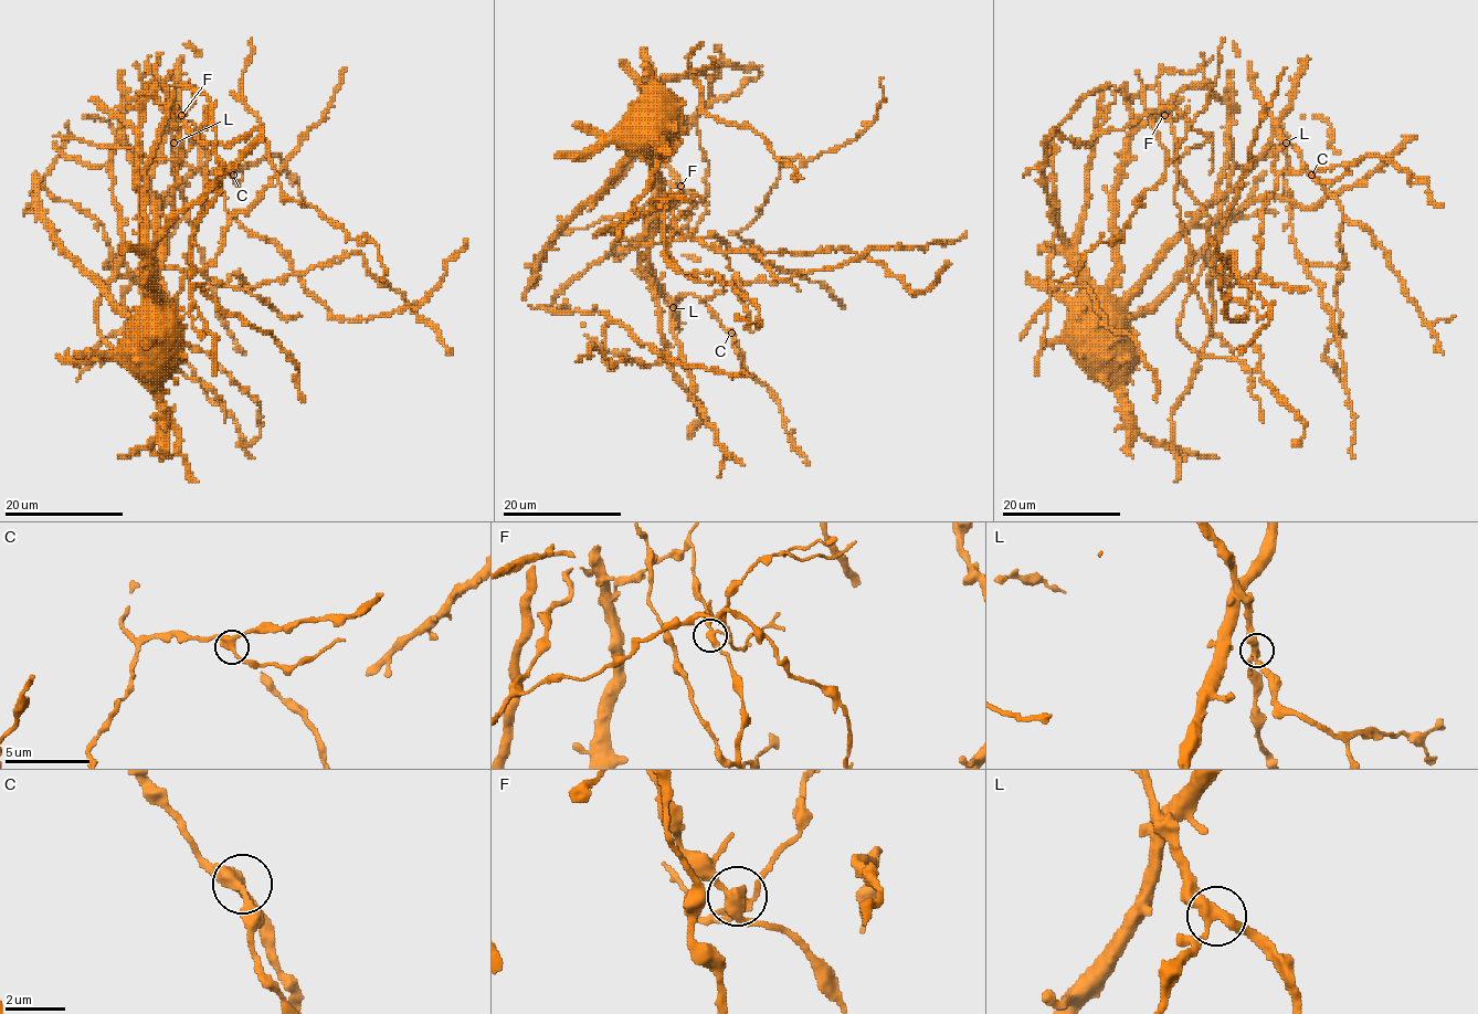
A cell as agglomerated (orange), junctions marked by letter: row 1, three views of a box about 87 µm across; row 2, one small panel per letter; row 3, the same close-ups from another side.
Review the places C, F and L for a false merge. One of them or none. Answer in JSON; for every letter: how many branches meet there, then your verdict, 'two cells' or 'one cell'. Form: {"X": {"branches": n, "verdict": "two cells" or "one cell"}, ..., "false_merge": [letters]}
{"C": {"branches": 3, "verdict": "one cell"}, "F": {"branches": 3, "verdict": "two cells"}, "L": {"branches": 3, "verdict": "one cell"}, "false_merge": ["F"]}

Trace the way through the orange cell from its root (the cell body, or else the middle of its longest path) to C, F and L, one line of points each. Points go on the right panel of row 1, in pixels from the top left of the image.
C: (1094, 310), (1107, 313), (1119, 304), (1191, 223), (1238, 183), (1275, 129), (1284, 147), (1273, 168), (1311, 175)
F: (1094, 310), (1104, 313), (1110, 306), (1115, 190), (1130, 129), (1130, 98), (1157, 85), (1164, 114)
L: (1094, 310), (1107, 313), (1119, 304), (1191, 223), (1238, 183), (1242, 173), (1262, 151), (1275, 129), (1286, 143)

